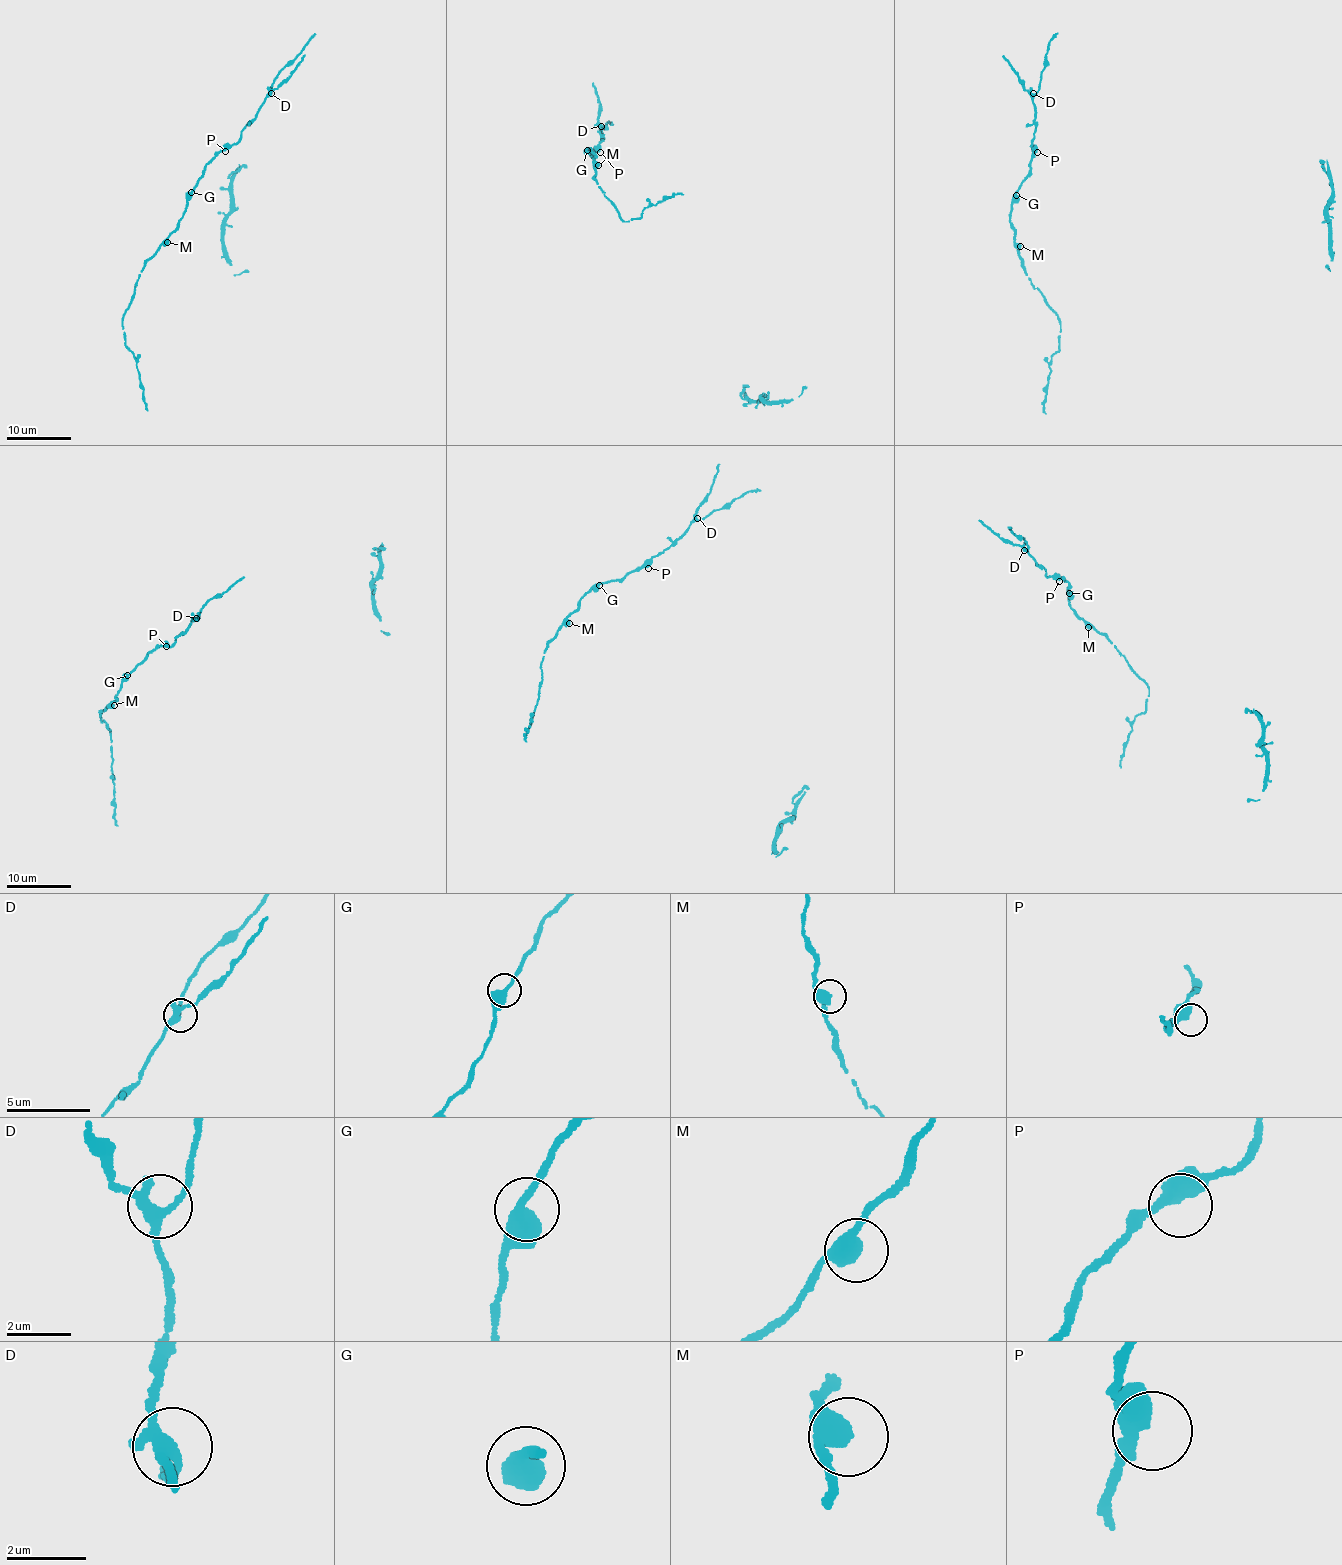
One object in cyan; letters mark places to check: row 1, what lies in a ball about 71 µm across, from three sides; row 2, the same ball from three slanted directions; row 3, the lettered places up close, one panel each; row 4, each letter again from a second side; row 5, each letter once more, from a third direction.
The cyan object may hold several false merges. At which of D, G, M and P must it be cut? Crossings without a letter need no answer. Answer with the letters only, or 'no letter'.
no letter

